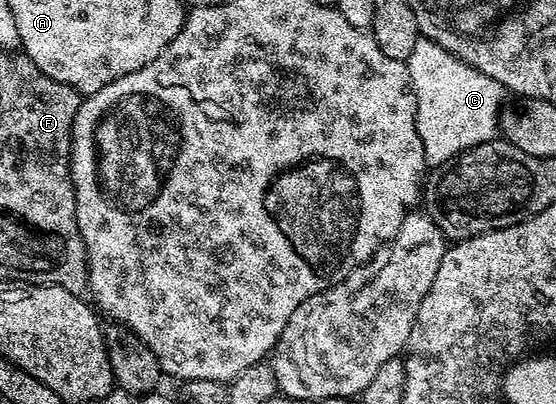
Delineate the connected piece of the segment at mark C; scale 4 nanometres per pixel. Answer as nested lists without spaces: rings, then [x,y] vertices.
[[[418,43],[407,62],[409,81],[417,103],[417,129],[423,142],[426,165],[440,166],[460,152],[494,139],[506,103],[507,89],[487,74],[475,70],[443,46]]]

